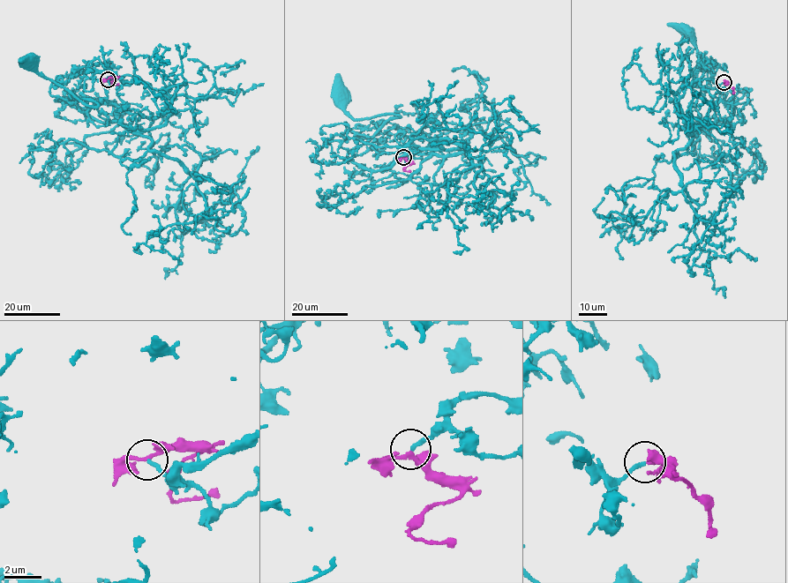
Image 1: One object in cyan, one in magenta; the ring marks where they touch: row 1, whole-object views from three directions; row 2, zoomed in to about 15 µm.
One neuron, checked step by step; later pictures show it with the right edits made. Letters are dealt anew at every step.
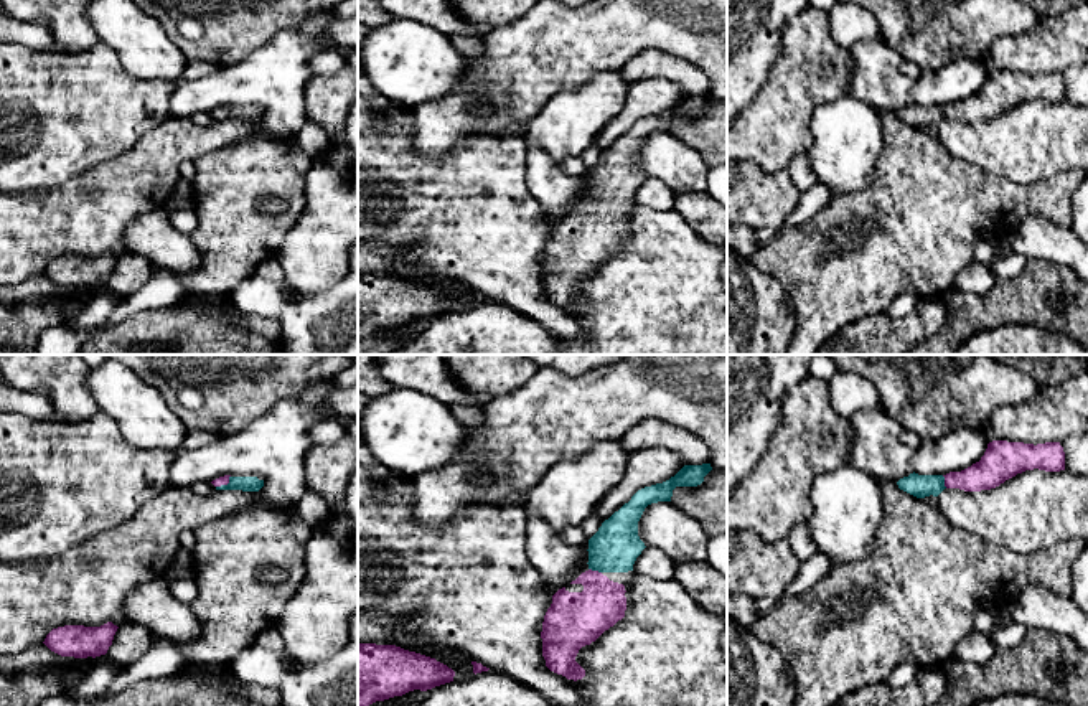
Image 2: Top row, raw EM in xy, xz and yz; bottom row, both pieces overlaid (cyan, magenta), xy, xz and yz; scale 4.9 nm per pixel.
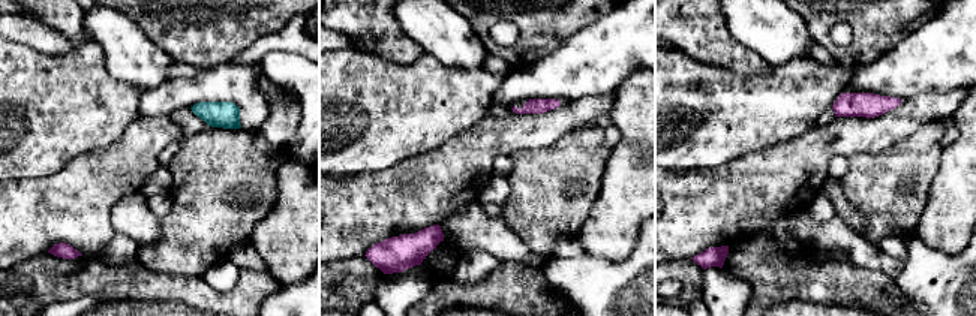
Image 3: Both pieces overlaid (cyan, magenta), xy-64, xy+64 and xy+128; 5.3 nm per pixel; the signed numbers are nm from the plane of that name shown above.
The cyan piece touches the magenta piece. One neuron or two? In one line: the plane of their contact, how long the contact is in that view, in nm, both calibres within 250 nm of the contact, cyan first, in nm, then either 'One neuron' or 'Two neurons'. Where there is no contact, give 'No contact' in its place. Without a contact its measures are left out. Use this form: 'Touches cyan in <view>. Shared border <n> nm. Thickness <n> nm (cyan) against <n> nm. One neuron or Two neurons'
Touches cyan in xz. Shared border 70 nm. Thickness 240 nm (cyan) against 260 nm. One neuron

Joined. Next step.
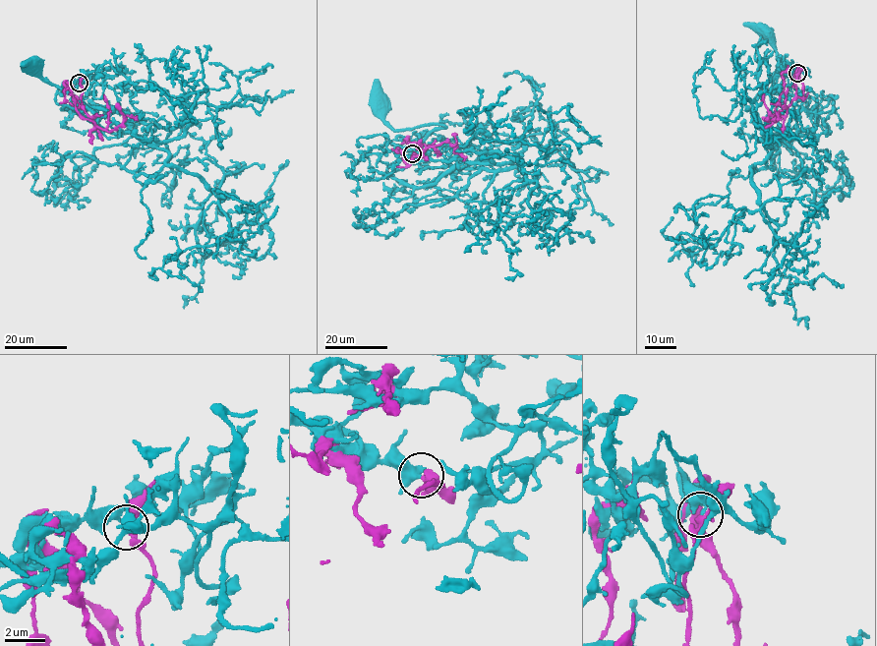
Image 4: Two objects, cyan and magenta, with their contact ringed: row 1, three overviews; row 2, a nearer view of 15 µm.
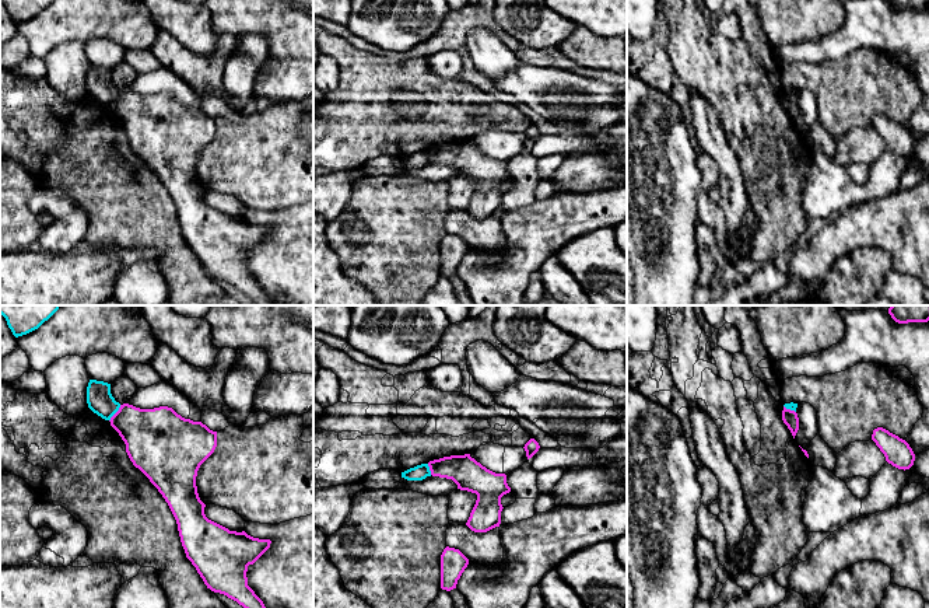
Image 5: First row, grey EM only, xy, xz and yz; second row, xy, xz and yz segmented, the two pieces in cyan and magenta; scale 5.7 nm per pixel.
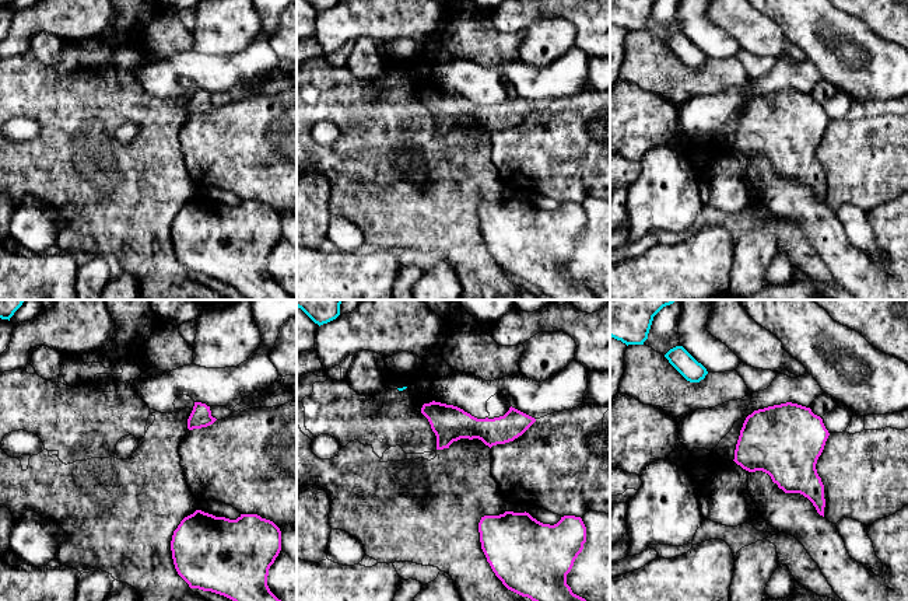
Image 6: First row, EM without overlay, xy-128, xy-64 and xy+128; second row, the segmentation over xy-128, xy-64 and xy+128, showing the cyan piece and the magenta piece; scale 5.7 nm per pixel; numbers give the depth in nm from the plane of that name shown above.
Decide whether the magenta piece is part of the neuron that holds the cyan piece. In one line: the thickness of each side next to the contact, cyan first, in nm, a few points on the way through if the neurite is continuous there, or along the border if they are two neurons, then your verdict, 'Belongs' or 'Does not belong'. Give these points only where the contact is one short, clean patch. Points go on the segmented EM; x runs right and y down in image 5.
Thickness 150 nm (cyan) against 320 nm. Does not belong

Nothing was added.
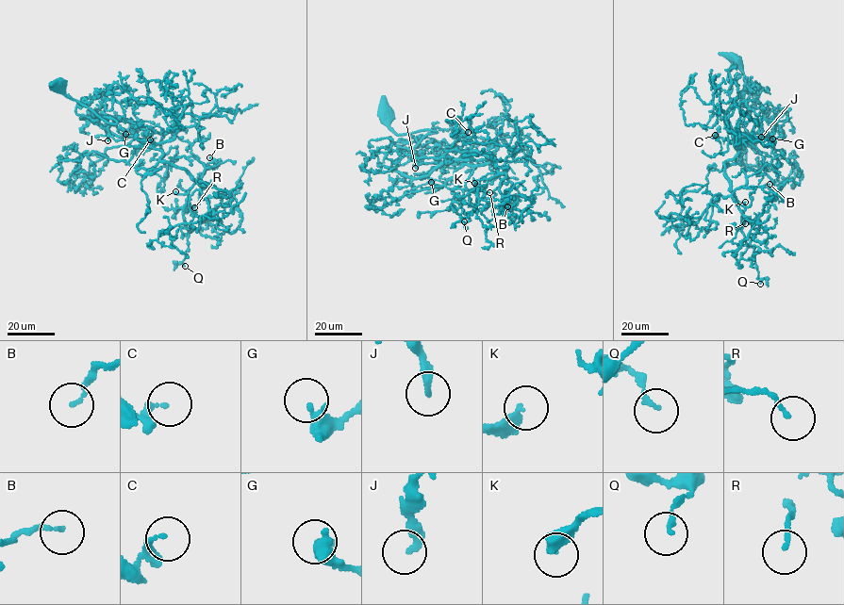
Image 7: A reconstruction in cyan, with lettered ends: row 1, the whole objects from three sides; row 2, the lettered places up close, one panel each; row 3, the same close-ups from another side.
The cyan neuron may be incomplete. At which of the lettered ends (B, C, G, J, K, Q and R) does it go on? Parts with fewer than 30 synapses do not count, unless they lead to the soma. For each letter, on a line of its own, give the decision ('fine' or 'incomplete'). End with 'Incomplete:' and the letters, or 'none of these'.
B: incomplete
C: fine
G: fine
J: incomplete
K: incomplete
Q: fine
R: fine
Incomplete: B, J, K

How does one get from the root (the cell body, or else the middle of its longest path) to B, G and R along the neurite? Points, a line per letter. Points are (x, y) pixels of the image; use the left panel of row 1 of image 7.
B: (59, 87), (116, 122), (101, 116), (103, 128), (126, 121), (152, 128), (160, 160), (196, 180), (209, 157)
G: (59, 87), (116, 122), (101, 116), (103, 128), (128, 121), (151, 131), (140, 139), (135, 131), (125, 134)
R: (59, 87), (116, 122), (101, 116), (103, 128), (152, 128), (160, 160), (195, 181), (184, 208), (194, 207)

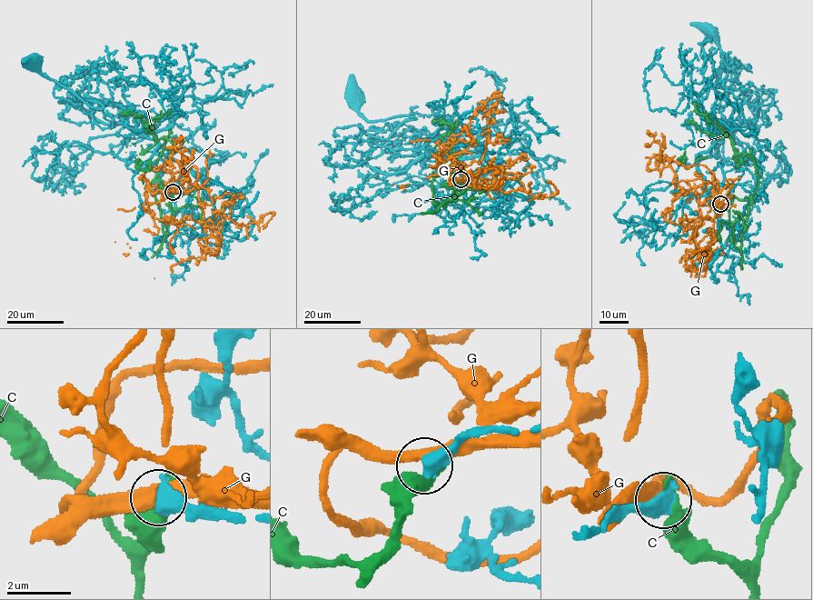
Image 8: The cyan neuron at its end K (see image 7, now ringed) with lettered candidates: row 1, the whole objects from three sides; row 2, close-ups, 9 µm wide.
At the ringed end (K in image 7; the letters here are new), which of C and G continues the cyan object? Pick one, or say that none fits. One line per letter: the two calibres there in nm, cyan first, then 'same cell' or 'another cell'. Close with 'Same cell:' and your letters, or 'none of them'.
C: 550/400 nm | another cell
G: 600/420 nm | another cell
Same cell: none of them

